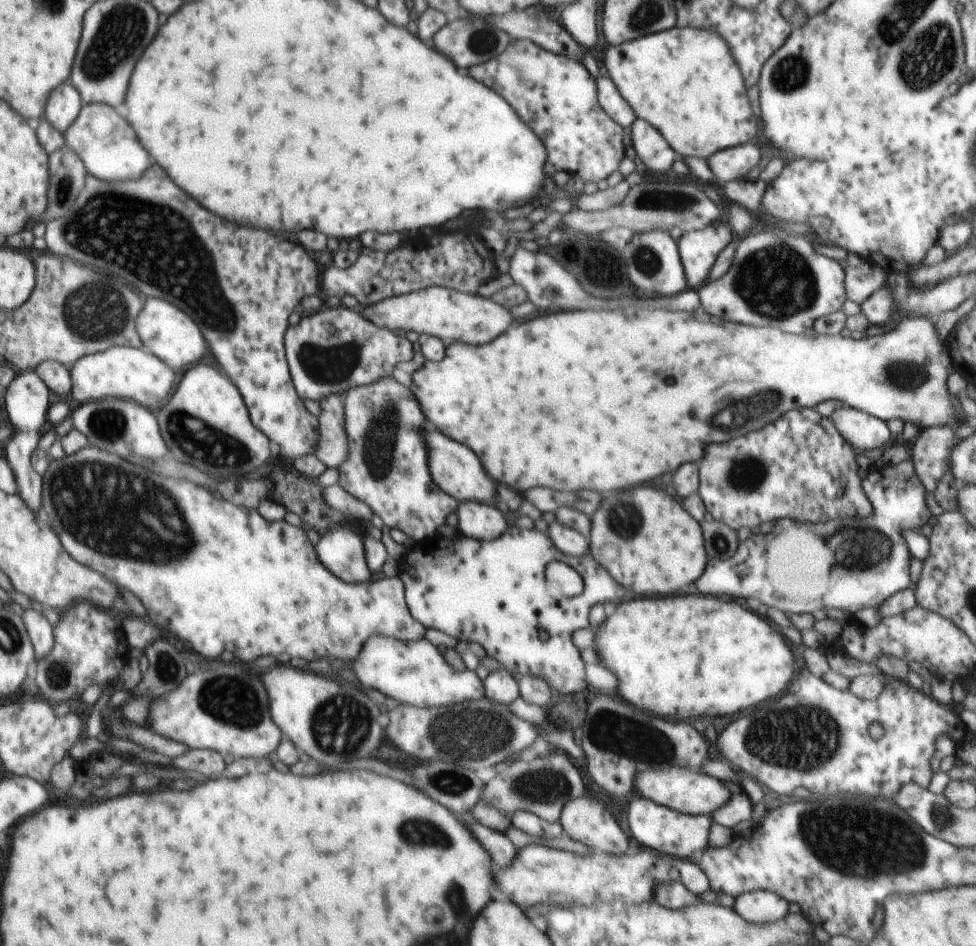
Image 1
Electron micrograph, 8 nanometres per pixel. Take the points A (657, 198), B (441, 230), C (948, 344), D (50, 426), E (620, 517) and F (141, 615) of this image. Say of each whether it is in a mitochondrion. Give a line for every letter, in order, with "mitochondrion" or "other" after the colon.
A: mitochondrion
B: other
C: other
D: other
E: mitochondrion
F: other

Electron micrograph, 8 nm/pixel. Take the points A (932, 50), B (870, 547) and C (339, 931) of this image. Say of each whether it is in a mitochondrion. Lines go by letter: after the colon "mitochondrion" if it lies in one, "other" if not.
A: mitochondrion
B: mitochondrion
C: other

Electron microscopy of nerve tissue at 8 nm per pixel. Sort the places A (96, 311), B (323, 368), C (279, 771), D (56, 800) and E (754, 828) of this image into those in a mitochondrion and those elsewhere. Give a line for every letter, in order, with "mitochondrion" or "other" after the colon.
A: mitochondrion
B: mitochondrion
C: other
D: other
E: other

